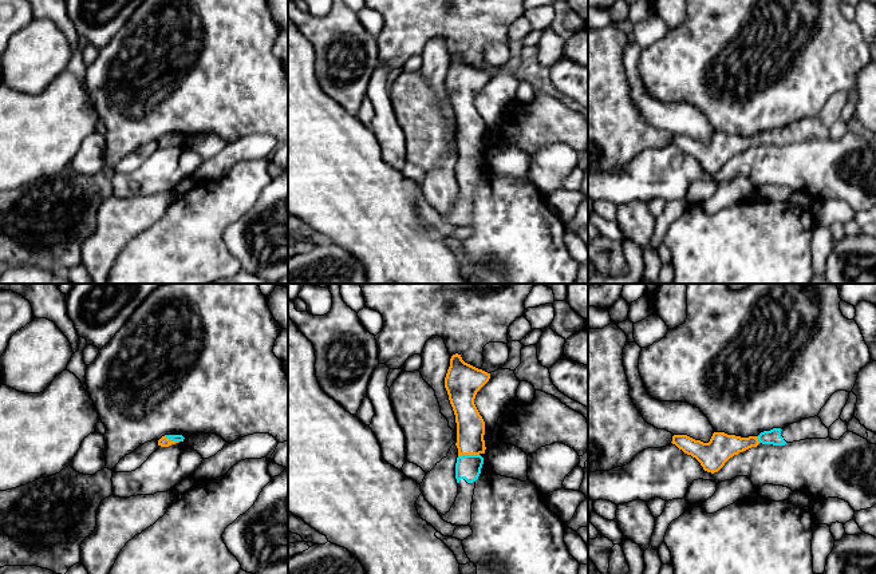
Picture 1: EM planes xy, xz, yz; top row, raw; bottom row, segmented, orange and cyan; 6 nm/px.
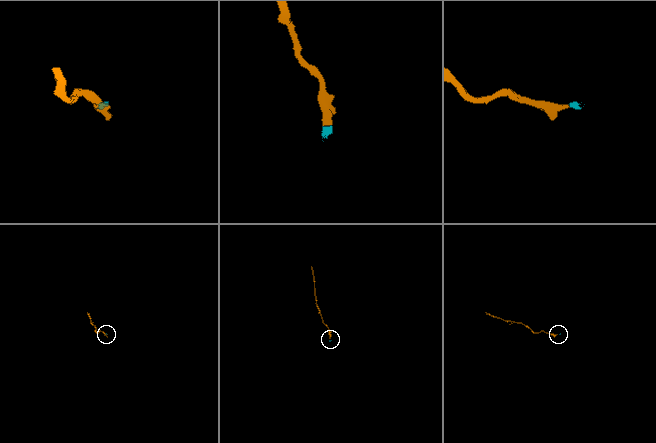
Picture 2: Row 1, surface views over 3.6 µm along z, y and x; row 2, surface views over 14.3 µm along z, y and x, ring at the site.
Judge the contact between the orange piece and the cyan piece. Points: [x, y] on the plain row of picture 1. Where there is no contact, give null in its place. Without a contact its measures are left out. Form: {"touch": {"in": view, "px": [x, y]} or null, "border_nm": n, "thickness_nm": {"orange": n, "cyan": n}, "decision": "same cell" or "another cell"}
{"touch": {"in": "xz", "px": [468, 154]}, "border_nm": 130, "thickness_nm": {"orange": 180, "cyan": 150}, "decision": "same cell"}

